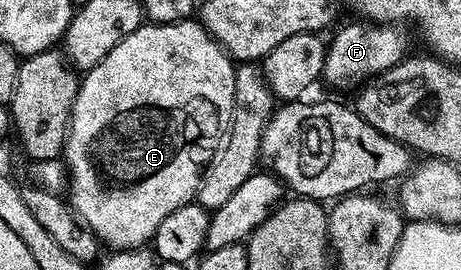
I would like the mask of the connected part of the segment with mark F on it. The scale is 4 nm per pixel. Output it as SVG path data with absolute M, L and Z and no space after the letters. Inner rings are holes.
M358 23L346 25L334 38L329 38L321 80L334 89L350 89L365 83L371 77L388 71L407 56L406 37L394 23ZM358 81L358 82L357 82Z

